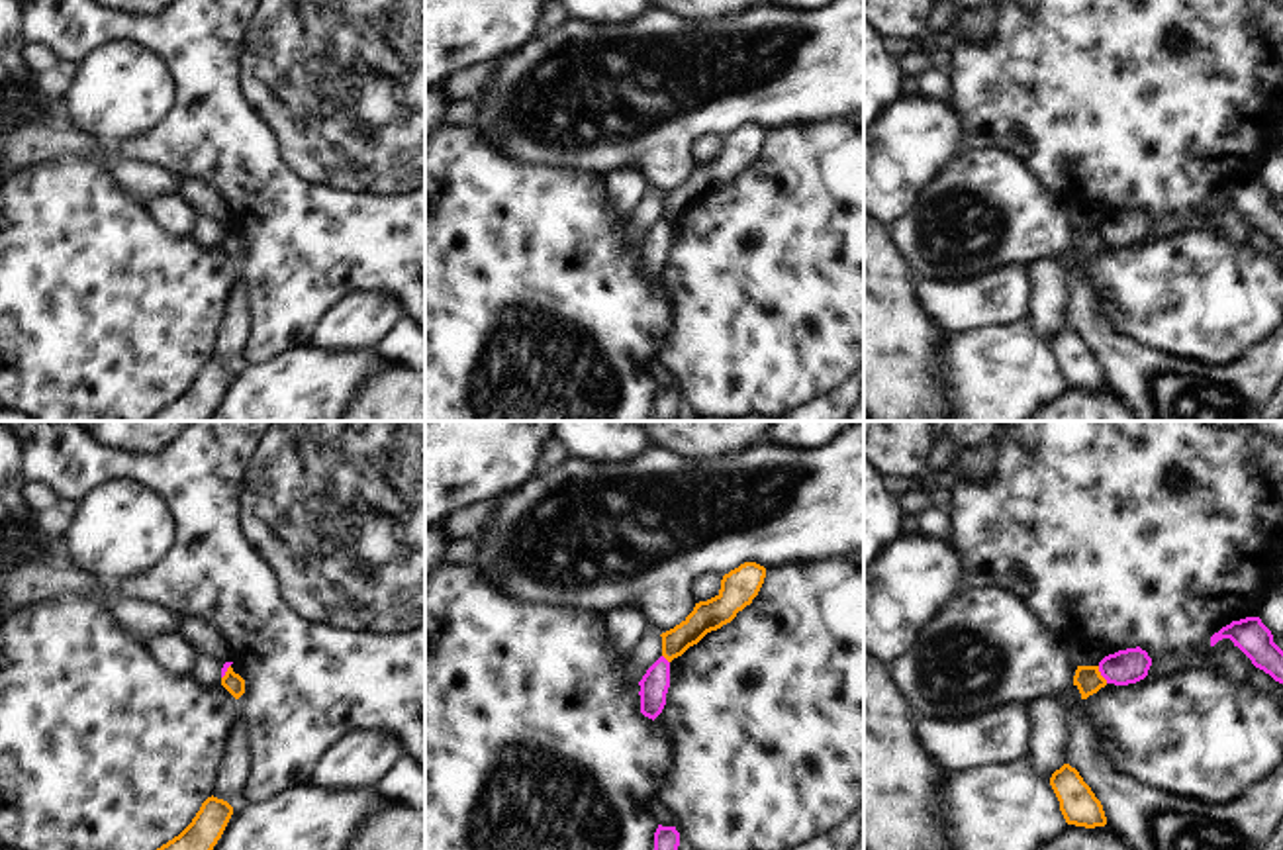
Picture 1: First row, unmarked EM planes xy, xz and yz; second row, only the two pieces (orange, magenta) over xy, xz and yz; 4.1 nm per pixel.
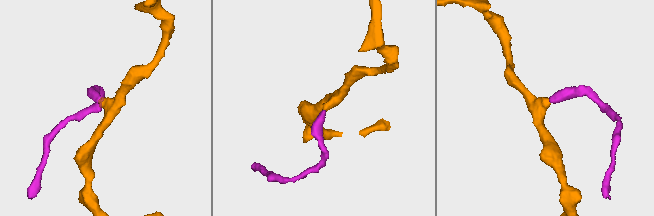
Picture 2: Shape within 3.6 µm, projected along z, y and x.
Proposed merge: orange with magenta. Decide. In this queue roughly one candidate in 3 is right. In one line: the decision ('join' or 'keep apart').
keep apart

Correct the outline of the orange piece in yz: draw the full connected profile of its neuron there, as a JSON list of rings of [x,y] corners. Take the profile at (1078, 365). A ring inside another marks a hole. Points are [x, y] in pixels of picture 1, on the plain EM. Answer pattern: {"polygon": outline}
{"polygon": [[[1064,325],[1052,335],[1050,347],[1060,362],[1060,372],[1068,386],[1085,390],[1107,386],[1101,362],[1075,329]]]}

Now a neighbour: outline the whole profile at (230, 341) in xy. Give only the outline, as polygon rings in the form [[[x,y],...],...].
[[[241,278],[231,284],[219,331],[215,335],[214,358],[227,362],[233,372],[243,364],[243,349],[251,313],[247,306],[247,286]]]

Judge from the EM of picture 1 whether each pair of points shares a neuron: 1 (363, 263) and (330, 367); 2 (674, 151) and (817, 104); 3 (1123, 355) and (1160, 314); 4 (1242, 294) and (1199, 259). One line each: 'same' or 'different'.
1: different
2: same
3: different
4: same

